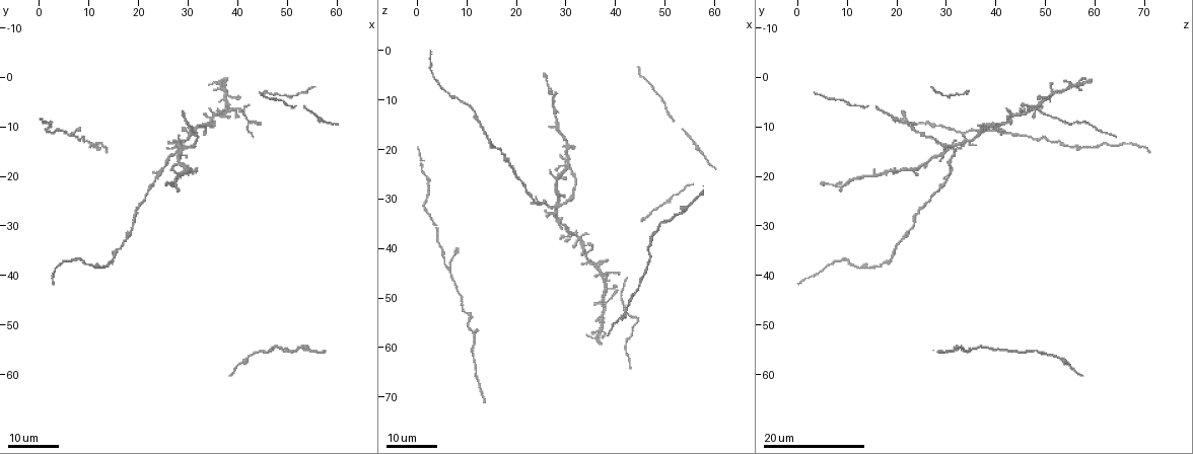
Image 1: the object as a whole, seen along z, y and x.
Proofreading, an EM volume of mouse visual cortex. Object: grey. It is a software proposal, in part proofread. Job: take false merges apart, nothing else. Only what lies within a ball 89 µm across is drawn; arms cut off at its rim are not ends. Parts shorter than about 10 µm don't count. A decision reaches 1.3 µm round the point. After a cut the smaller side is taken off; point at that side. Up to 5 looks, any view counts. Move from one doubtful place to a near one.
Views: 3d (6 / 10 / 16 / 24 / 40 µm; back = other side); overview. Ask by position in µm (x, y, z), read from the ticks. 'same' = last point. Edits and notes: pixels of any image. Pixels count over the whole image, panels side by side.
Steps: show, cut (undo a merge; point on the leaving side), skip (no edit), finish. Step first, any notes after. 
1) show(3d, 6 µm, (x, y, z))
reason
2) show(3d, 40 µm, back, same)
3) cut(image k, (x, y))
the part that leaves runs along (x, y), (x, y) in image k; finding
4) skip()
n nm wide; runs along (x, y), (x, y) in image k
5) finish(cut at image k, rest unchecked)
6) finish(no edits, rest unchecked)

show(3d, 24 µm, (28.5, 14.0, 30.5))
looks like a crossing

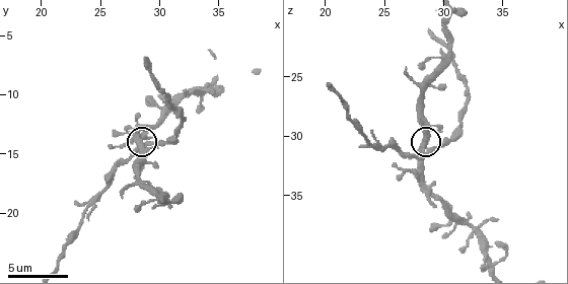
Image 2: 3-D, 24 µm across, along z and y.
show(3d, 6 µm, (28.4, 14.2, 30.8))

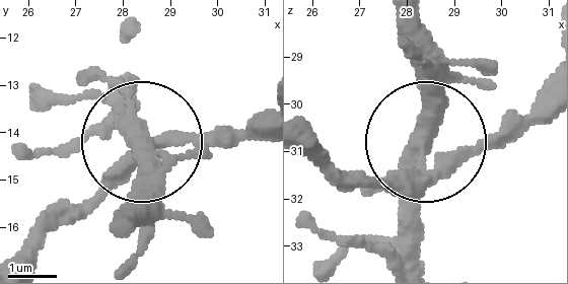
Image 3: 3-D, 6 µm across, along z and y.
cut(image 3, (496, 135))
5 arms; the part that leaves runs along (420, 154), (372, 187), (320, 150) in image 3; two neurons meet here

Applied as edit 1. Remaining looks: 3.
show(3d, 10 µm, (29.6, 18.8, 23.2))

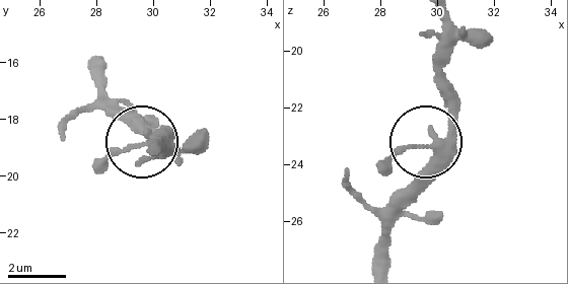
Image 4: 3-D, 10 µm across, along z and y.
skip()
3 arms; runs along (388, 261), (394, 217), (448, 123), (453, 88) in image 4; all the same neuron

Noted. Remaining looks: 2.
show(3d, 16 µm, (37.0, 8.0, 43.5))
four or more arms meet

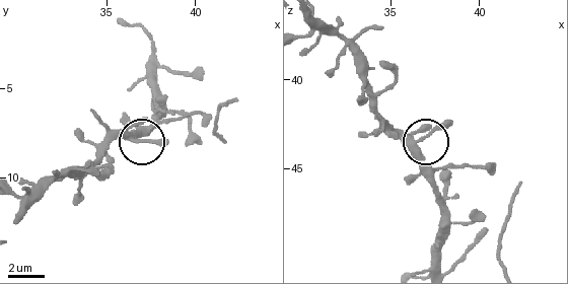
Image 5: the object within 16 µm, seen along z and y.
show(3d, 10 µm, (36.7, 8.0, 43.5))

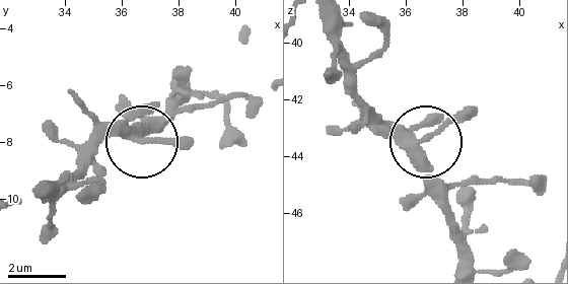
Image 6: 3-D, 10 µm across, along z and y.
skip()
one neuron here

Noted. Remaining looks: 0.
finish(cut at image 3, rest unchecked)

